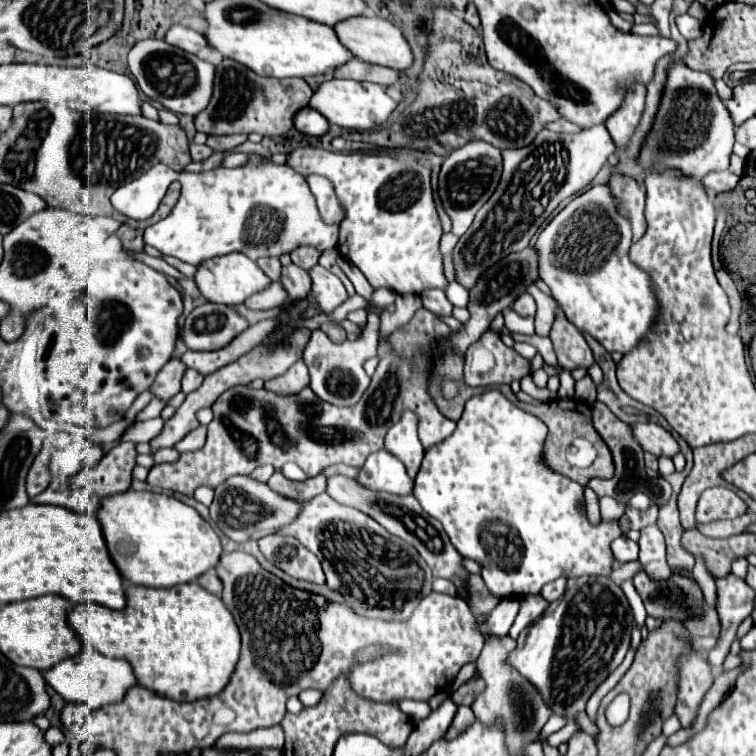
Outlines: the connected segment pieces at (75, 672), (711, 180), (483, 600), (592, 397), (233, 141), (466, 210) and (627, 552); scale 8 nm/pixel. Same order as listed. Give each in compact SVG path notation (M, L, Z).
M81 651L77 657L69 657L57 663L45 673L45 681L67 701L83 703L89 709L101 709L103 705L117 705L125 699L125 693L137 685L137 677L125 659L111 659L97 651Z
M725 169L725 171L713 171L713 173L707 173L701 181L703 181L703 185L705 185L705 189L709 191L709 193L723 193L723 191L731 191L731 189L735 189L737 187L737 183L739 183L739 175L735 175L733 171L729 171L729 169Z
M469 574L467 579L468 604L473 615L488 615L502 600L499 597L491 595L482 577L479 574Z
M585 375L583 379L579 379L575 383L575 399L577 401L585 401L589 405L593 405L597 401L597 387L593 385L589 375Z
M211 135L211 137L207 139L207 145L209 145L211 149L215 149L215 151L229 153L229 151L233 151L237 145L241 145L241 143L245 143L245 141L247 141L247 135L223 135L223 137Z
M471 141L445 157L439 171L439 197L445 213L451 217L451 233L461 237L473 223L475 213L493 195L501 177L501 151L485 141Z
M625 535L617 537L617 539L611 543L611 549L613 549L613 555L615 555L619 561L623 561L623 563L638 559L639 545L637 545L635 541L629 541Z

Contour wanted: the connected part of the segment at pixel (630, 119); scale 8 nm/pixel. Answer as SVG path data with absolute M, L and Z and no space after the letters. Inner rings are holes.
M635 85L627 93L621 109L615 111L609 117L609 121L605 121L605 127L619 149L625 149L629 145L631 137L635 135L635 129L637 129L639 119L643 115L643 105L645 105L645 87Z

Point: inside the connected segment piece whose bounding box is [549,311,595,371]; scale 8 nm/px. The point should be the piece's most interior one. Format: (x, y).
(572, 350)

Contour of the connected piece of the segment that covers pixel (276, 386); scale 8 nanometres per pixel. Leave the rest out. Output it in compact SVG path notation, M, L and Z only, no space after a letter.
M303 359L295 361L287 373L265 381L265 389L271 389L281 395L295 395L307 385L309 385L309 373L307 373L307 365L303 363Z

